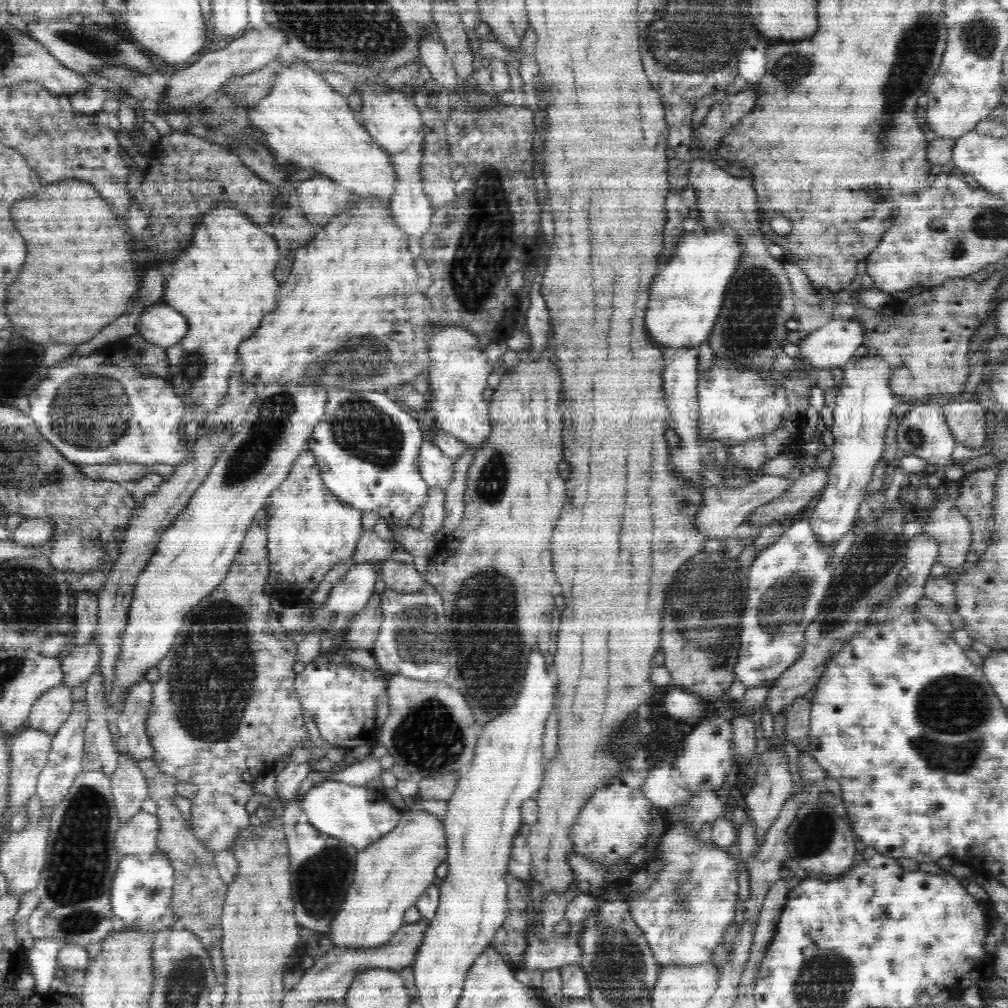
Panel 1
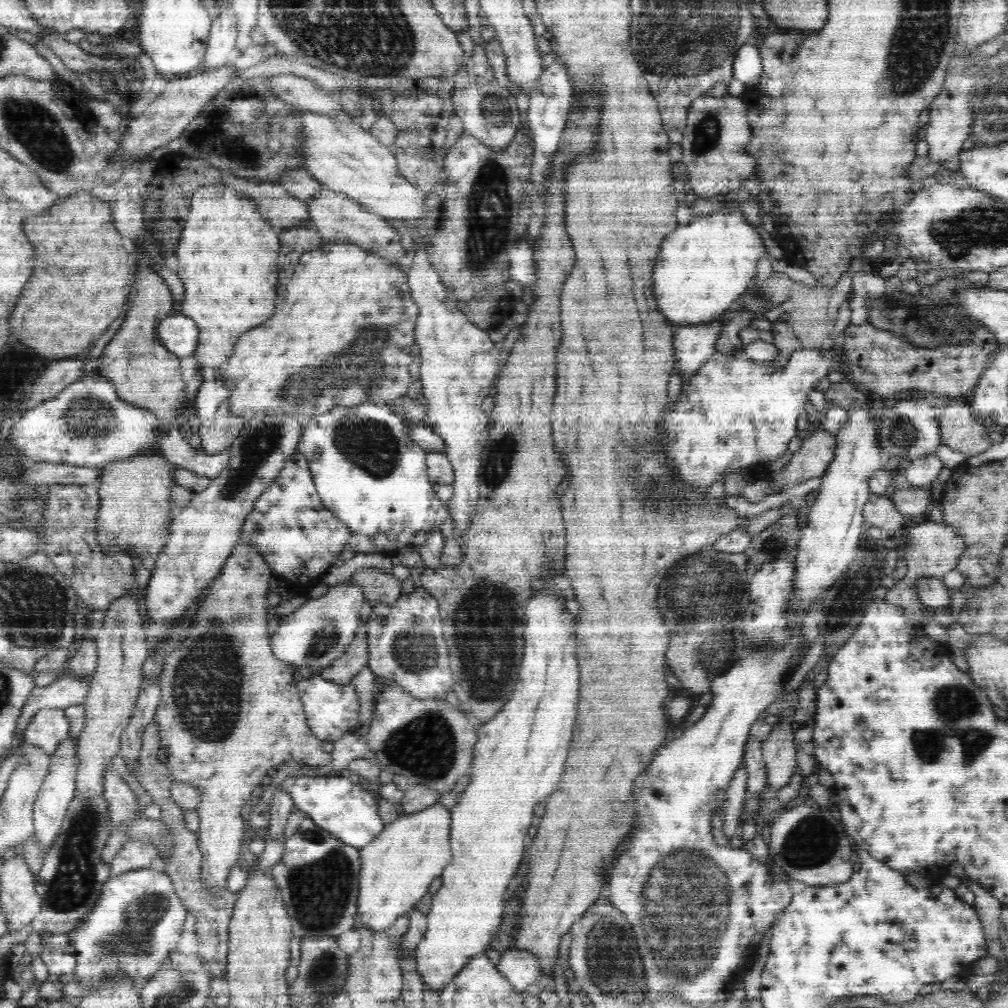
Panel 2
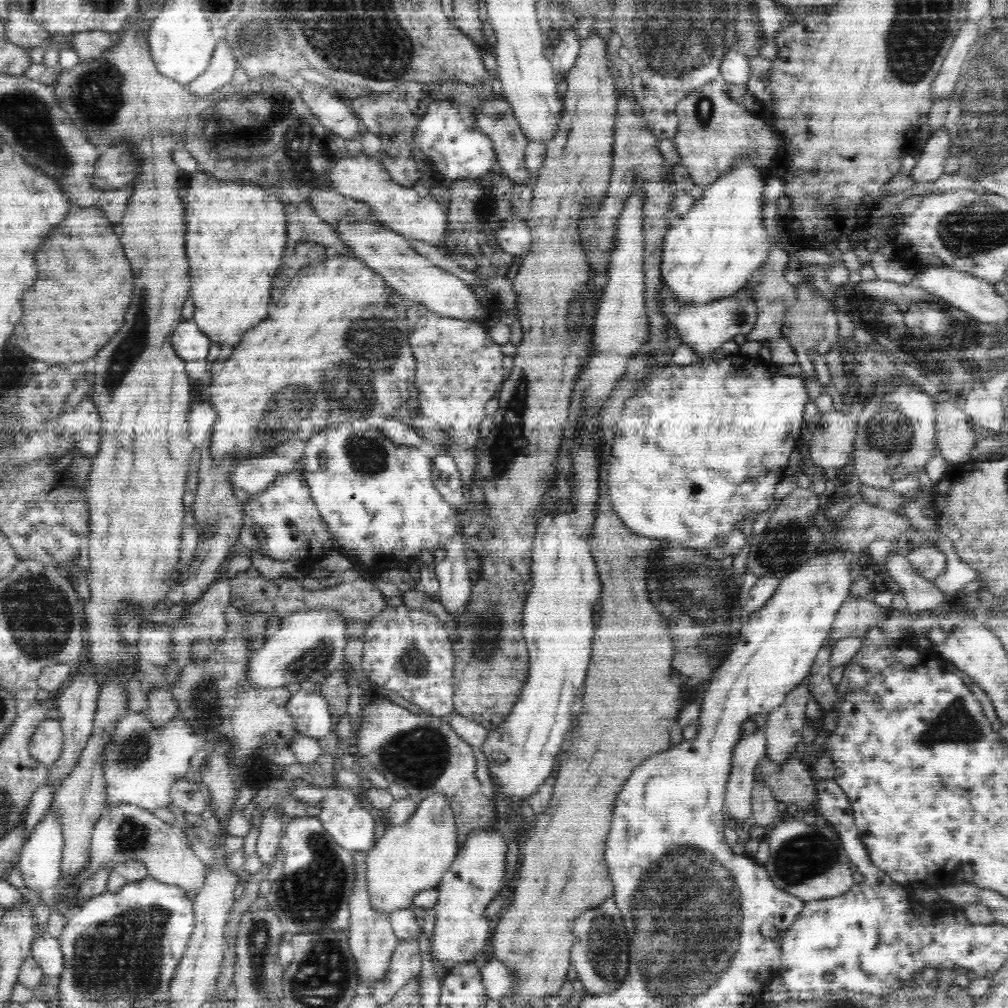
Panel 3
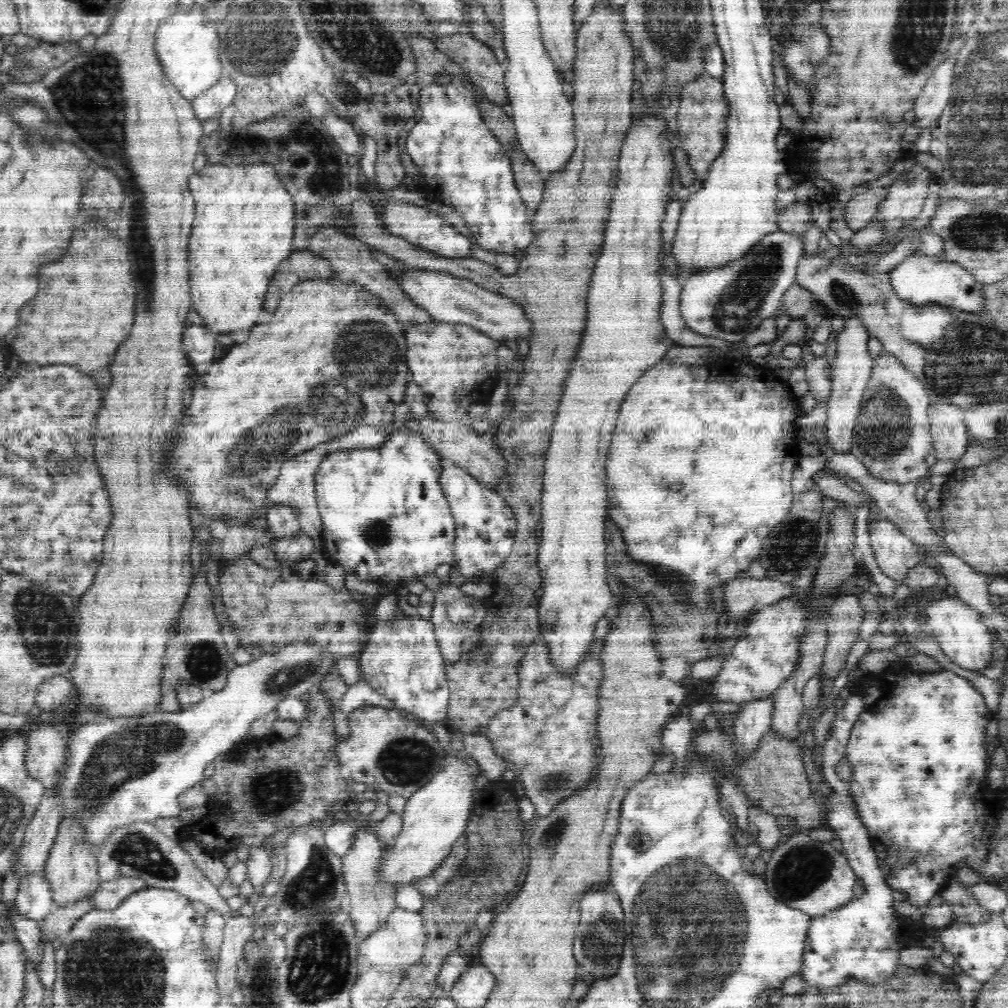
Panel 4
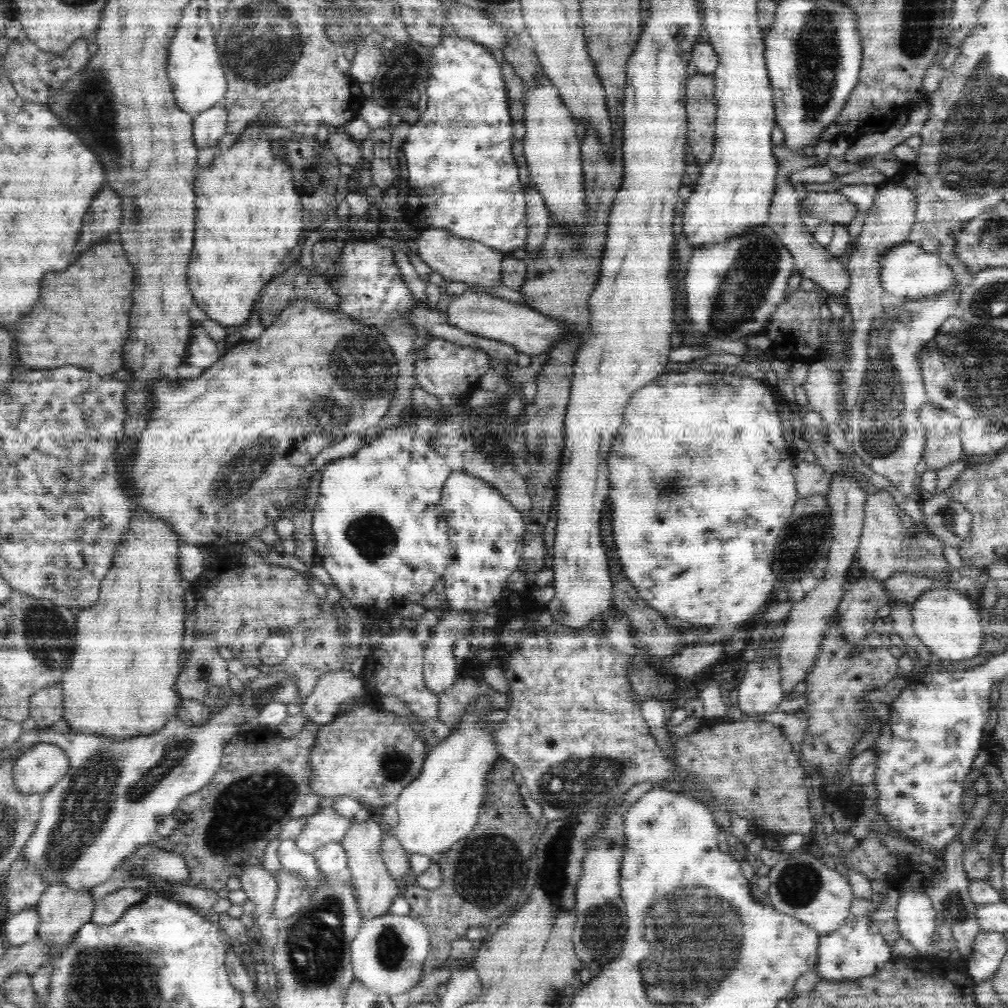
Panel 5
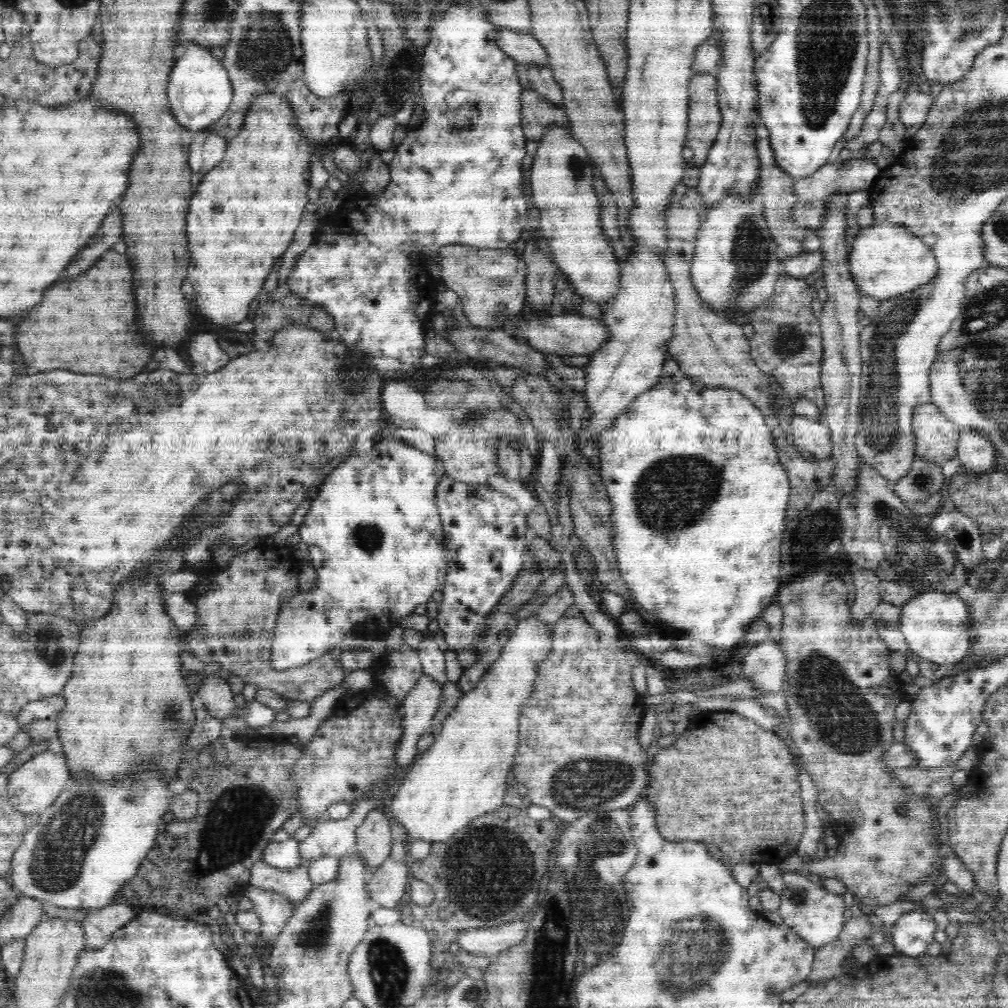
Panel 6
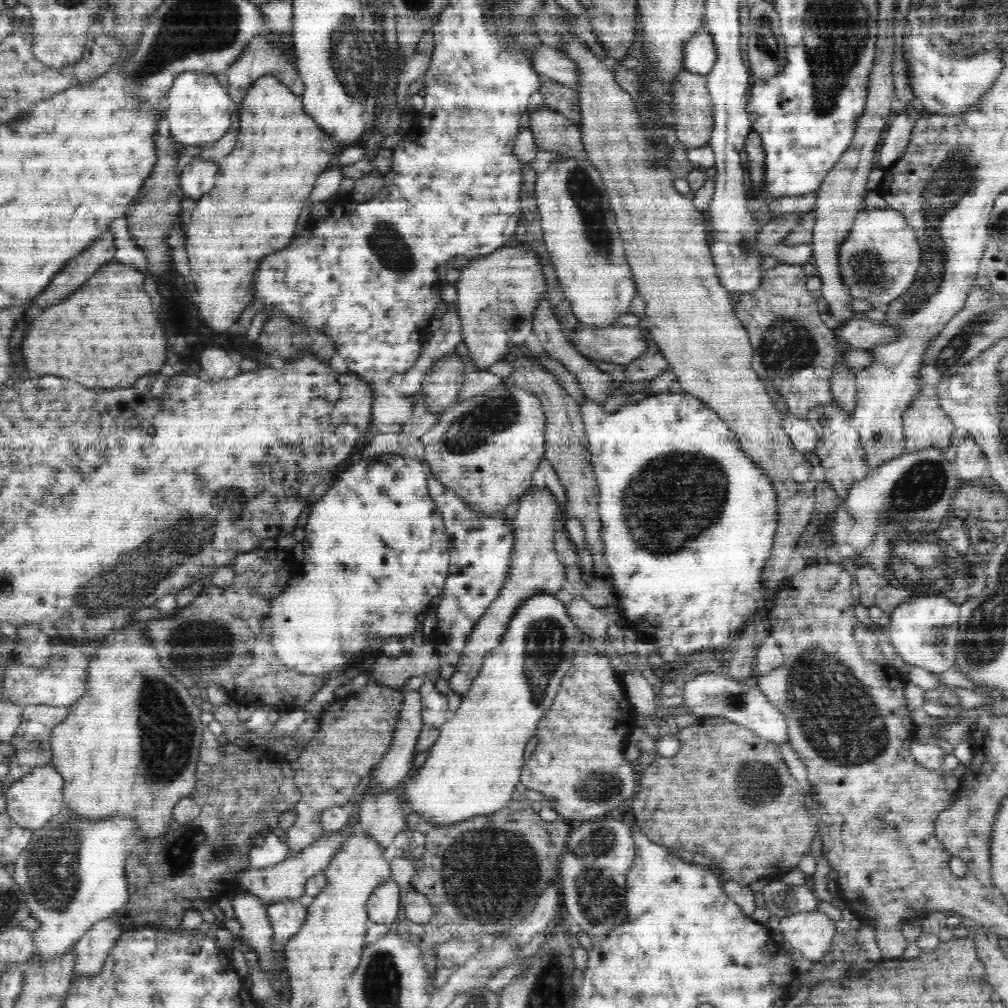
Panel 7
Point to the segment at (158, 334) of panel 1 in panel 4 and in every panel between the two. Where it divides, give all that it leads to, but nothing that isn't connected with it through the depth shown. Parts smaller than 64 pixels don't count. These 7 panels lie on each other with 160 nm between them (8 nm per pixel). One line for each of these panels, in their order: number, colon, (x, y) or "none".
2: (178, 334)
3: (190, 344)
4: (198, 344)

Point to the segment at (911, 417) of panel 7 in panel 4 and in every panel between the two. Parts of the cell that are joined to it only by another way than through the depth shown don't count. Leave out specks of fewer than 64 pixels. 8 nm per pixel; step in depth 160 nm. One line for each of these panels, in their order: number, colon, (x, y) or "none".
4: (950, 436)
5: (943, 446)
6: (936, 437)

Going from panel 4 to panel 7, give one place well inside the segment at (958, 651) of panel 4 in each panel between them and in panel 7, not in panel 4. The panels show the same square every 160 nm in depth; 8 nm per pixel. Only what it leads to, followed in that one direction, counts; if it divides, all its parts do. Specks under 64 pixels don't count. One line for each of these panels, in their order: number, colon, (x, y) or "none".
5: (944, 620)
6: (935, 625)
7: (921, 629)

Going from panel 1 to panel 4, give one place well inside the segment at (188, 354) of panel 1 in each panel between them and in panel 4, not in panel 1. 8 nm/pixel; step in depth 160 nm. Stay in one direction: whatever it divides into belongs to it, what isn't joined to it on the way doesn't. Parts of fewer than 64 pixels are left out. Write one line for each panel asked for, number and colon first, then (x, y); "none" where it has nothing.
2: (227, 251)
3: (232, 269)
4: (244, 227)

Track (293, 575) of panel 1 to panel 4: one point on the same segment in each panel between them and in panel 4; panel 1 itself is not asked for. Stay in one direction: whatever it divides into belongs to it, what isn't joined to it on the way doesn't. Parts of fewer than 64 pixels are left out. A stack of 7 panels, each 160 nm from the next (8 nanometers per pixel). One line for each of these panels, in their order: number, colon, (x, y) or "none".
2: (299, 537)
3: (294, 529)
4: (282, 519)

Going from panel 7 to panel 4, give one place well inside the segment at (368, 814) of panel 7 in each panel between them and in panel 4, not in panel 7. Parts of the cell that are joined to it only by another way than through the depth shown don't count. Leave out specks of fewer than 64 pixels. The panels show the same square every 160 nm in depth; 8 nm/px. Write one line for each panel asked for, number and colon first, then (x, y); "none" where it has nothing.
4: (370, 903)
5: (375, 889)
6: (374, 839)

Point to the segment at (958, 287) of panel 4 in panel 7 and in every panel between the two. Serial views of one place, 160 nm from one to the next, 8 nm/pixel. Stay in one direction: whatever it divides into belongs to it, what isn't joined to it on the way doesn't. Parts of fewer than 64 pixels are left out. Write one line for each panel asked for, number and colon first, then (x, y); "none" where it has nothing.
5: (908, 271)
6: (885, 260)
7: (879, 259)

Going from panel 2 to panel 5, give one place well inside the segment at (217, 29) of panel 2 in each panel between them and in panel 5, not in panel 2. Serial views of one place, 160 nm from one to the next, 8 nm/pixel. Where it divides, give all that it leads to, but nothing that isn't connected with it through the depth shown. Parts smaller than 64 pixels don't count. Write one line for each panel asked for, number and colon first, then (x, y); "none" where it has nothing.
3: (220, 71)
4: (209, 104)
5: (209, 127)

